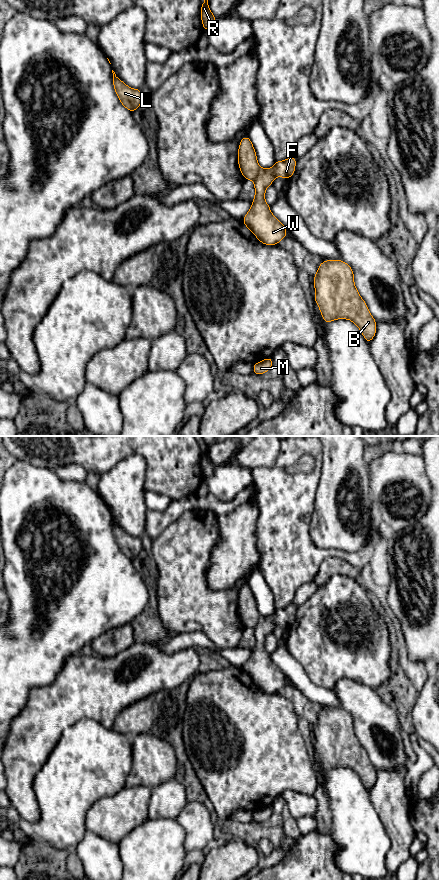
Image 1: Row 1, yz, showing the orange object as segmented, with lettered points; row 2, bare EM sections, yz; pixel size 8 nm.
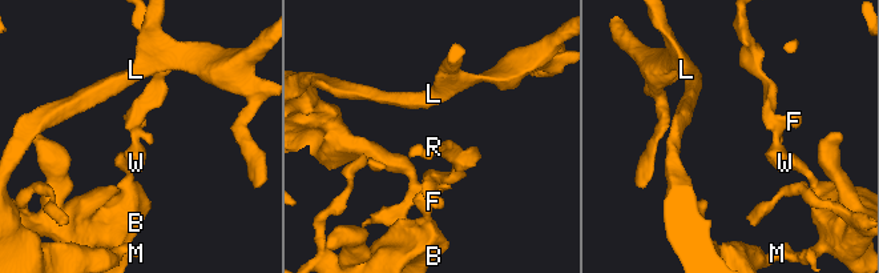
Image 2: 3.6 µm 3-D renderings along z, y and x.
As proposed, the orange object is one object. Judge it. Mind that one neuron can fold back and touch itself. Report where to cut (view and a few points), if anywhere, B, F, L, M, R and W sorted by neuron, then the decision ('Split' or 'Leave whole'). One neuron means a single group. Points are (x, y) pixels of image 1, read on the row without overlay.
Split along yz (260, 615), (254, 629). Groups: B F L M W / R. Split

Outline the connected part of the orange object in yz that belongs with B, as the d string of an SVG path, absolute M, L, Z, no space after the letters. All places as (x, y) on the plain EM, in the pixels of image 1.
M342 708L322 710L314 723L314 747L325 771L349 767L360 777L369 792L376 782L376 768L354 732L349 712Z

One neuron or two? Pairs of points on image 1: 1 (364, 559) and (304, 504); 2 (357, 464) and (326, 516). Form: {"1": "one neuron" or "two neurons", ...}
{"1": "one neuron", "2": "one neuron"}

